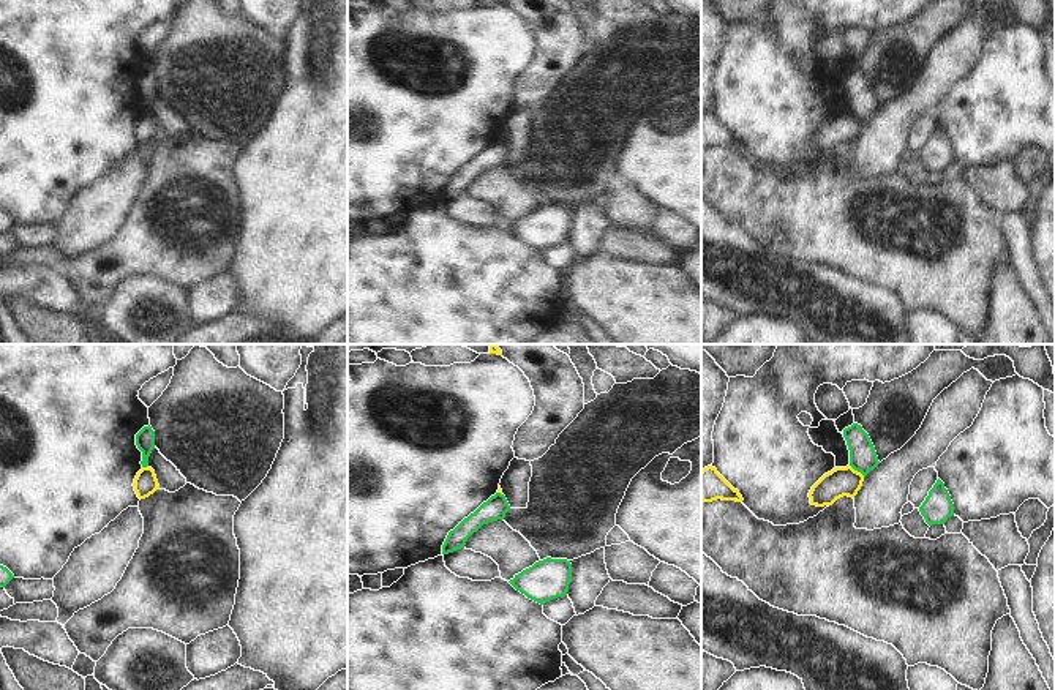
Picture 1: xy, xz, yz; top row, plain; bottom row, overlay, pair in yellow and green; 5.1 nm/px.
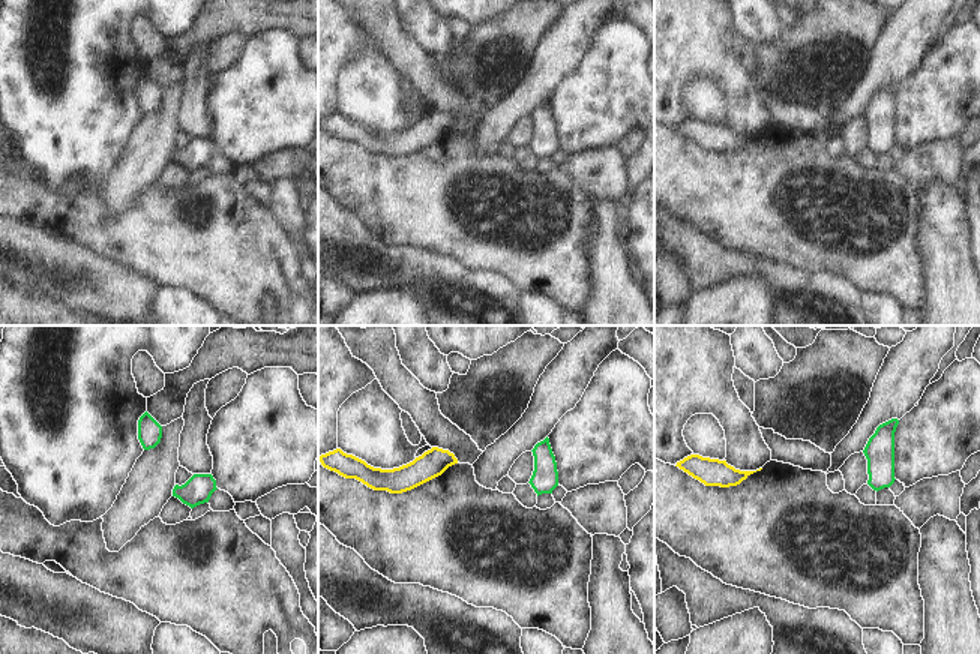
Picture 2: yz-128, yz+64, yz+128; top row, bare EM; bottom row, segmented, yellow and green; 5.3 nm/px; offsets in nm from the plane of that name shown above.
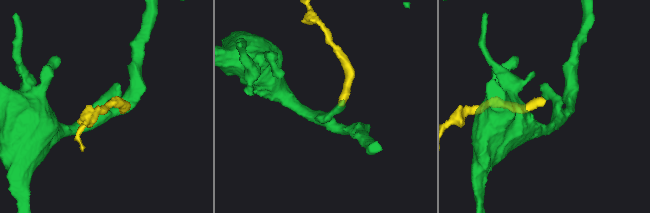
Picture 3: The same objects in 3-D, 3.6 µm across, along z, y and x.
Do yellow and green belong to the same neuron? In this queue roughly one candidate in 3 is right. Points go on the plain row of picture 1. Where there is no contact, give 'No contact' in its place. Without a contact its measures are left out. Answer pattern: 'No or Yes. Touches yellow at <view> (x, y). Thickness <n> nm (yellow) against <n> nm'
No. Touches yellow at yz (856, 117). Thickness 150 nm (yellow) against 140 nm

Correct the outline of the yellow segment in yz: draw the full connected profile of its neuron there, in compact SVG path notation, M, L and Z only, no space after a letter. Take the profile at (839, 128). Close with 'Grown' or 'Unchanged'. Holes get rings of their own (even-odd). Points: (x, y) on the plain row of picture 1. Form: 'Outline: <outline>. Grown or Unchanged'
Outline: M851 112L835 114L824 120L810 136L810 150L817 153L832 152L837 145L854 144L861 136L864 122Z. Unchanged

